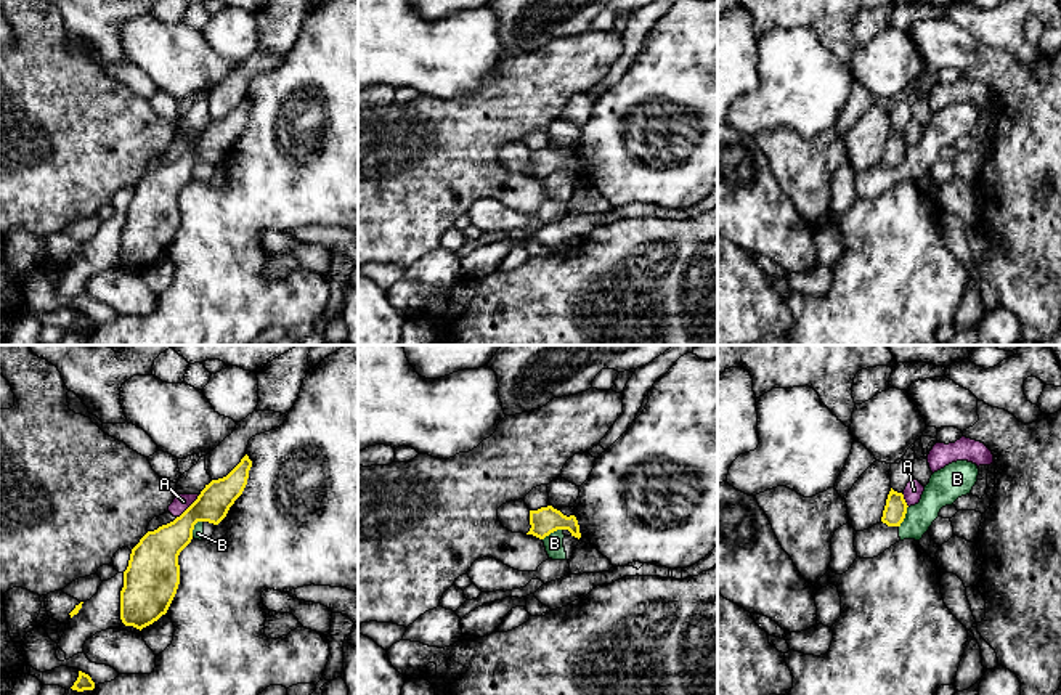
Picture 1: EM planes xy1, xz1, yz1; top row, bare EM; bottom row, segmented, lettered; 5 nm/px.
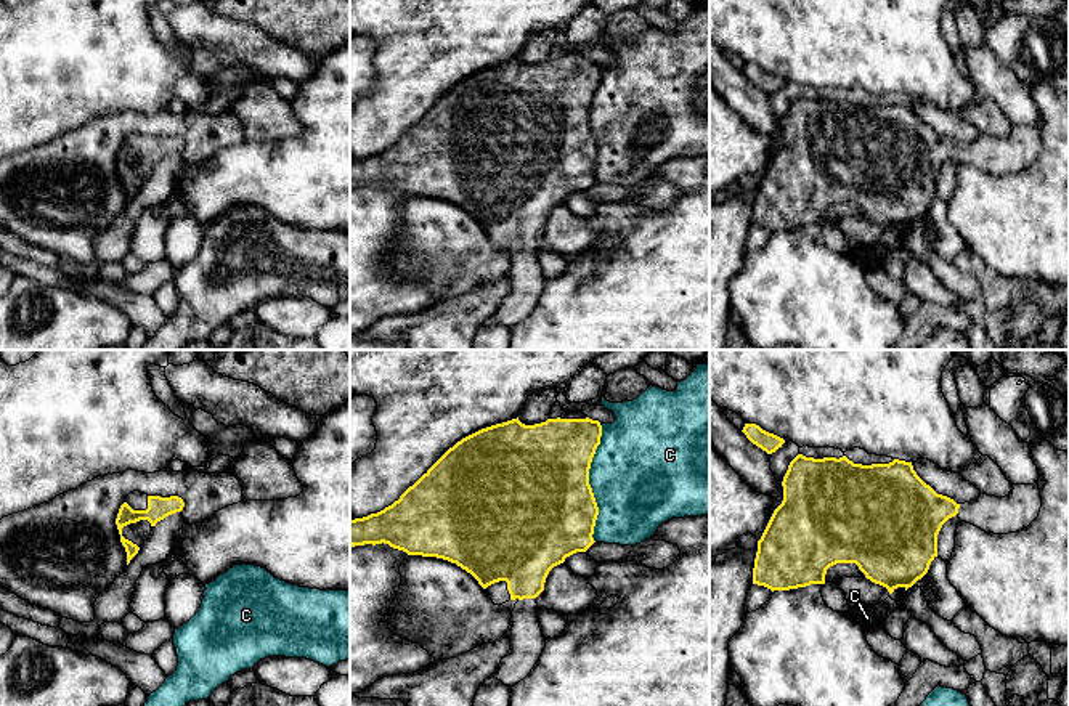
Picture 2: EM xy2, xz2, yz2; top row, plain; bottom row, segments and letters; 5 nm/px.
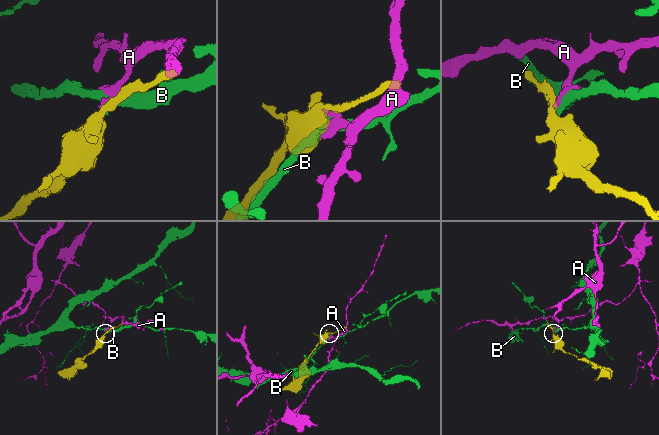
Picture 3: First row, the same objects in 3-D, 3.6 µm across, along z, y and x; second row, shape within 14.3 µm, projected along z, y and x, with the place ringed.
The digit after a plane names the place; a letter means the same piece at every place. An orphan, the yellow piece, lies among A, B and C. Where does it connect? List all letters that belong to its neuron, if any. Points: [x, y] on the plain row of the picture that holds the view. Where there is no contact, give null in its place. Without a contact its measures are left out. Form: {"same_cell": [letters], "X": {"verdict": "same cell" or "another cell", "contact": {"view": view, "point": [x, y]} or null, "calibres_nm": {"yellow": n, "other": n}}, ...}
{"same_cell": [], "A": {"verdict": "another cell", "contact": {"view": "xy1", "point": [190, 146]}, "calibres_nm": {"yellow": 190, "other": 80}}, "B": {"verdict": "another cell", "contact": {"view": "xy1", "point": [193, 167]}, "calibres_nm": {"yellow": 240, "other": 60}}, "C": {"verdict": "another cell", "contact": {"view": "xz2", "point": [588, 124]}, "calibres_nm": {"yellow": 500, "other": 480}}}

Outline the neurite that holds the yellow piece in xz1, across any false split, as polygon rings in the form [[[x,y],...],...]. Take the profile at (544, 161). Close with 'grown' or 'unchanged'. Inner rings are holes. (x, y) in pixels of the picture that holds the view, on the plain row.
[[[552,146],[541,148],[538,151],[530,151],[530,172],[526,175],[533,175],[539,180],[544,180],[551,173],[557,170],[568,170],[571,177],[581,178],[579,165],[575,156],[563,156],[560,151]]]; unchanged

